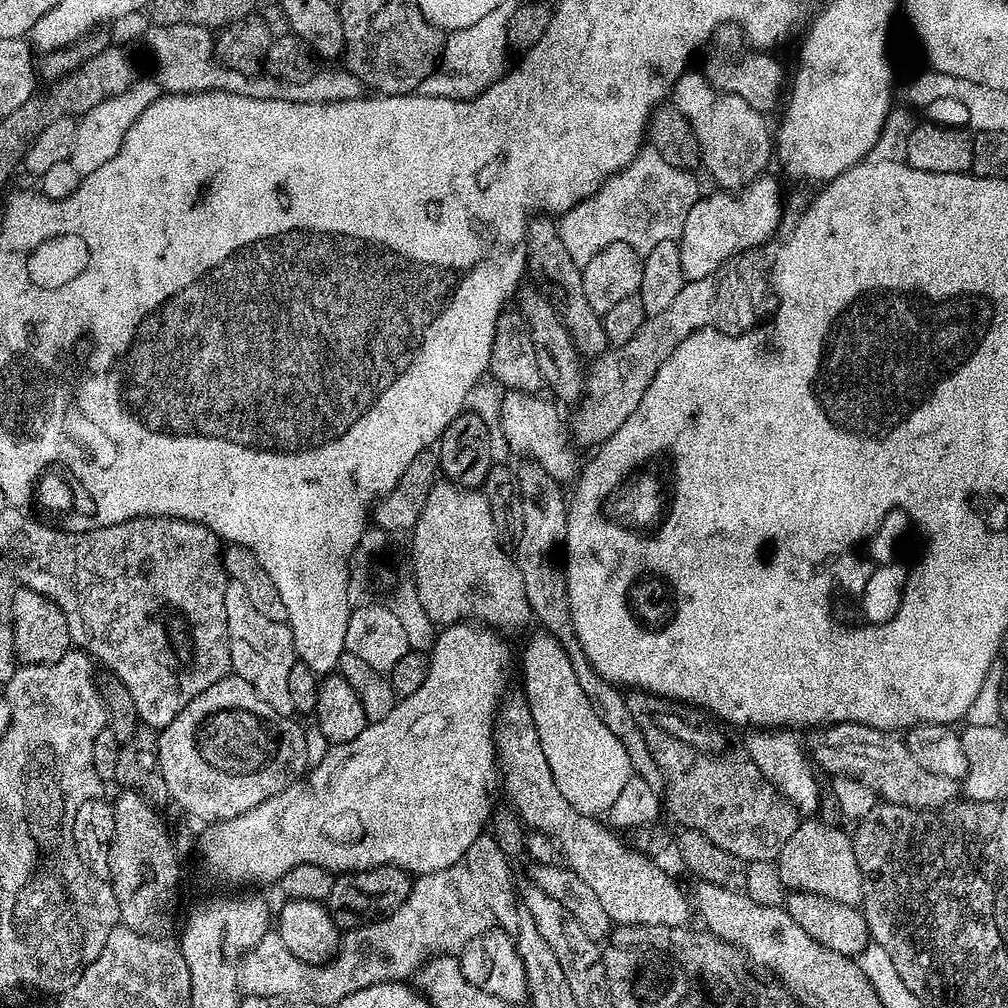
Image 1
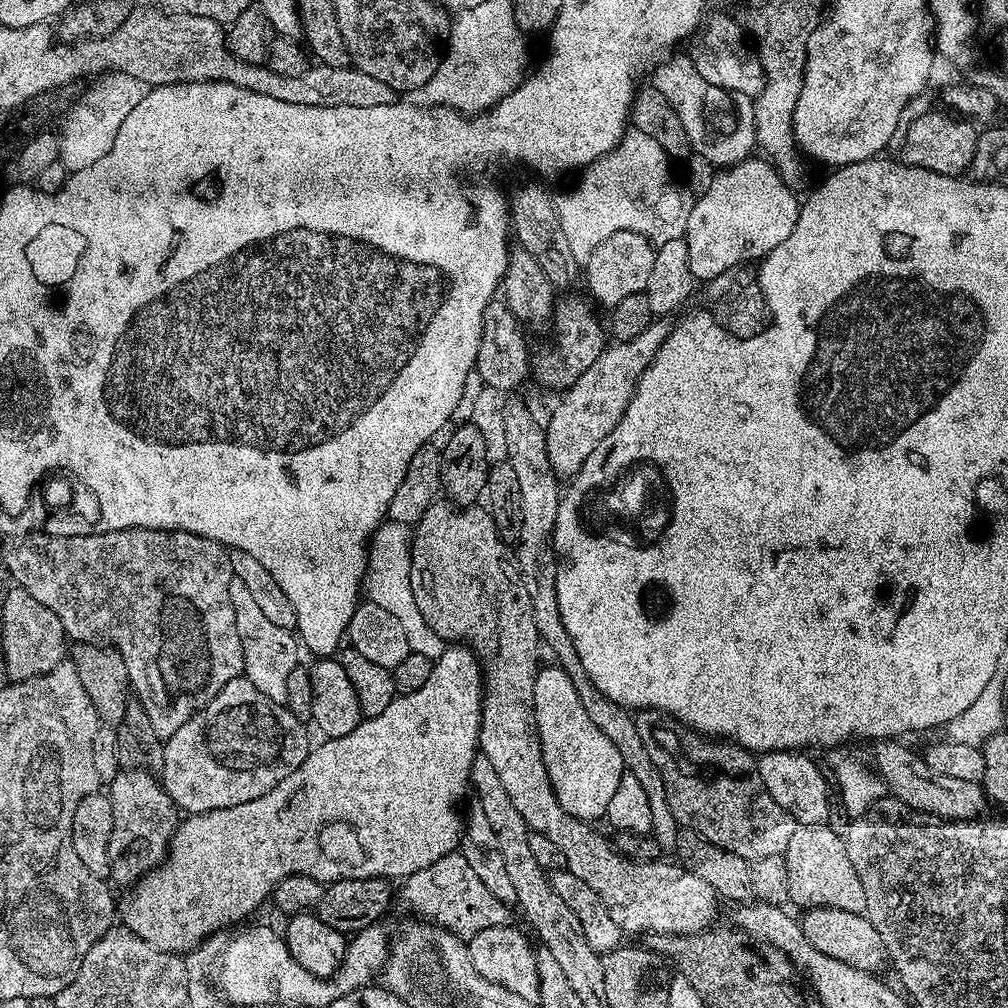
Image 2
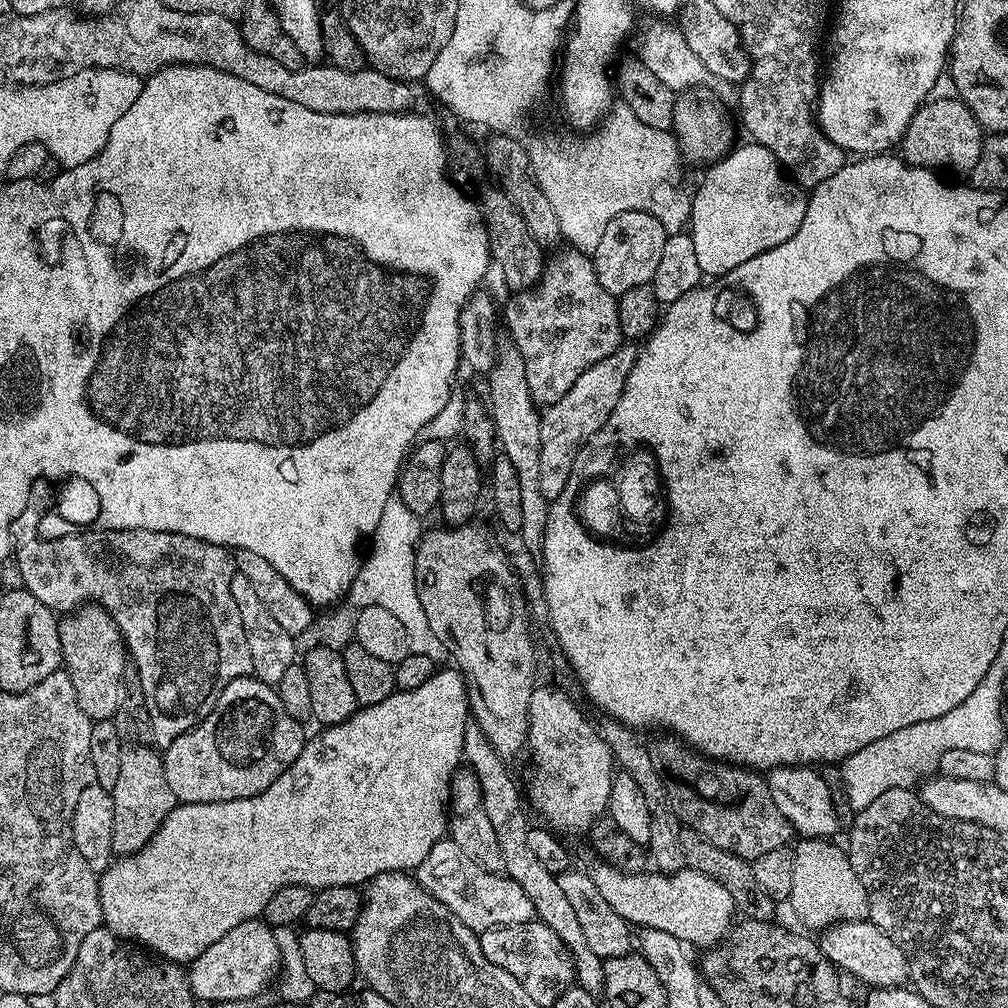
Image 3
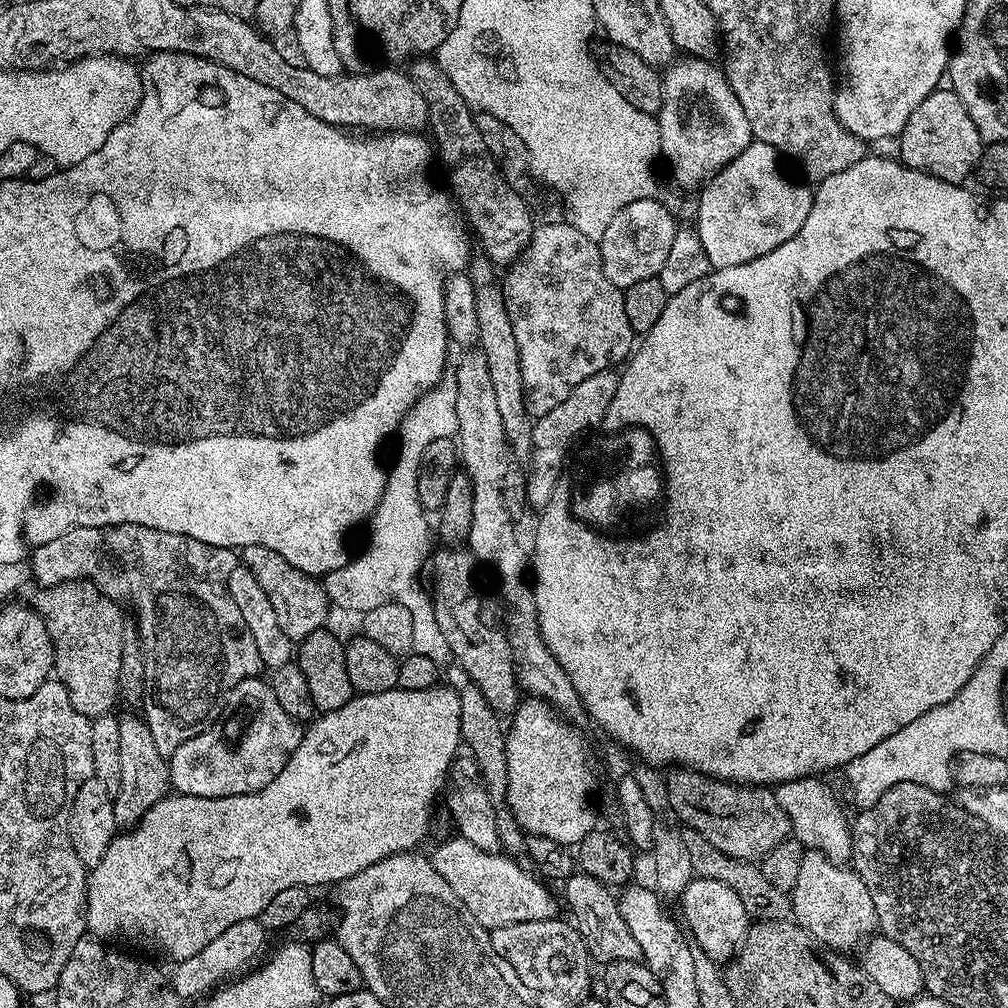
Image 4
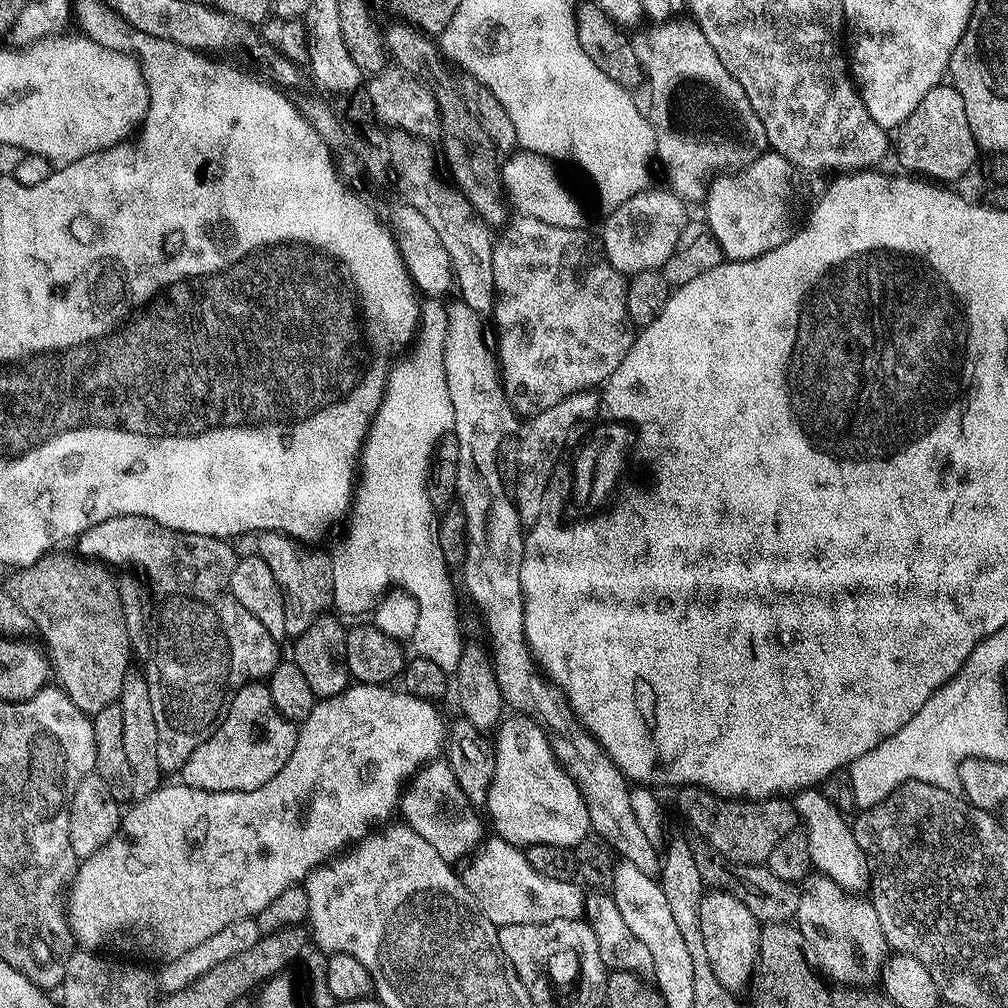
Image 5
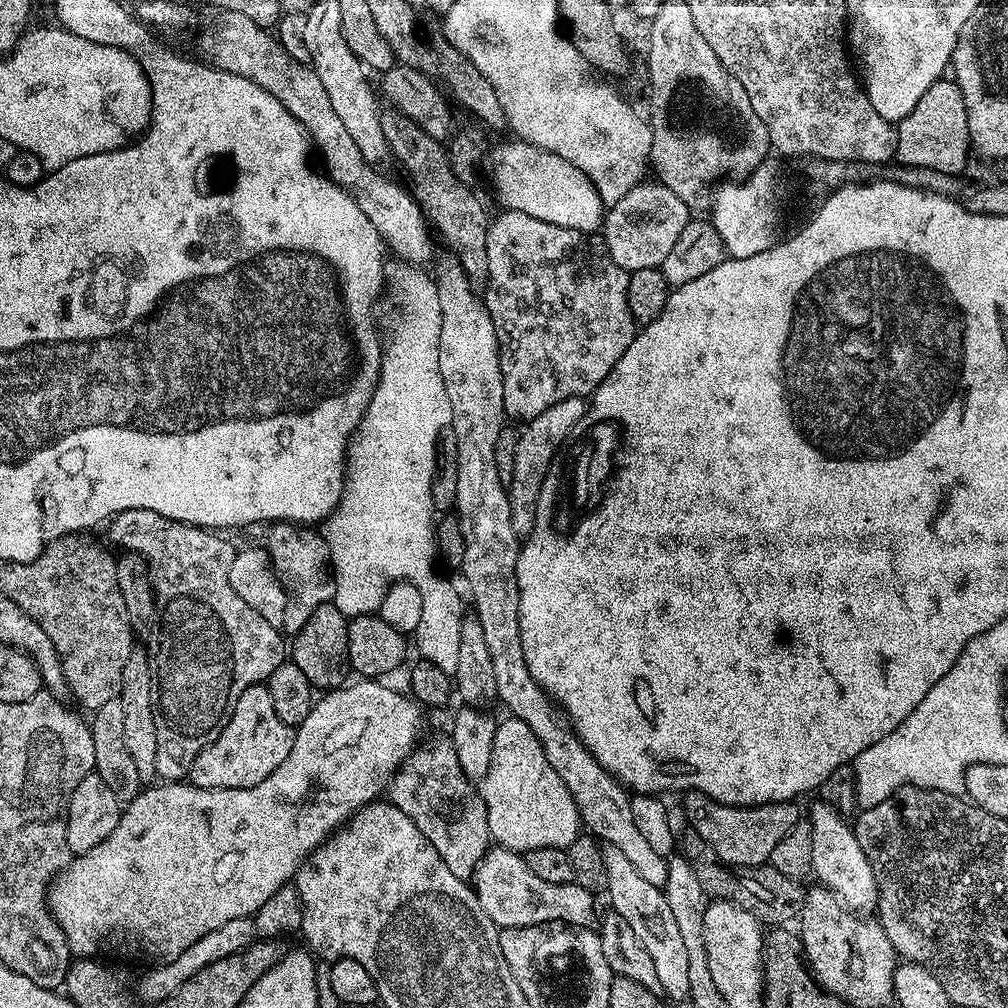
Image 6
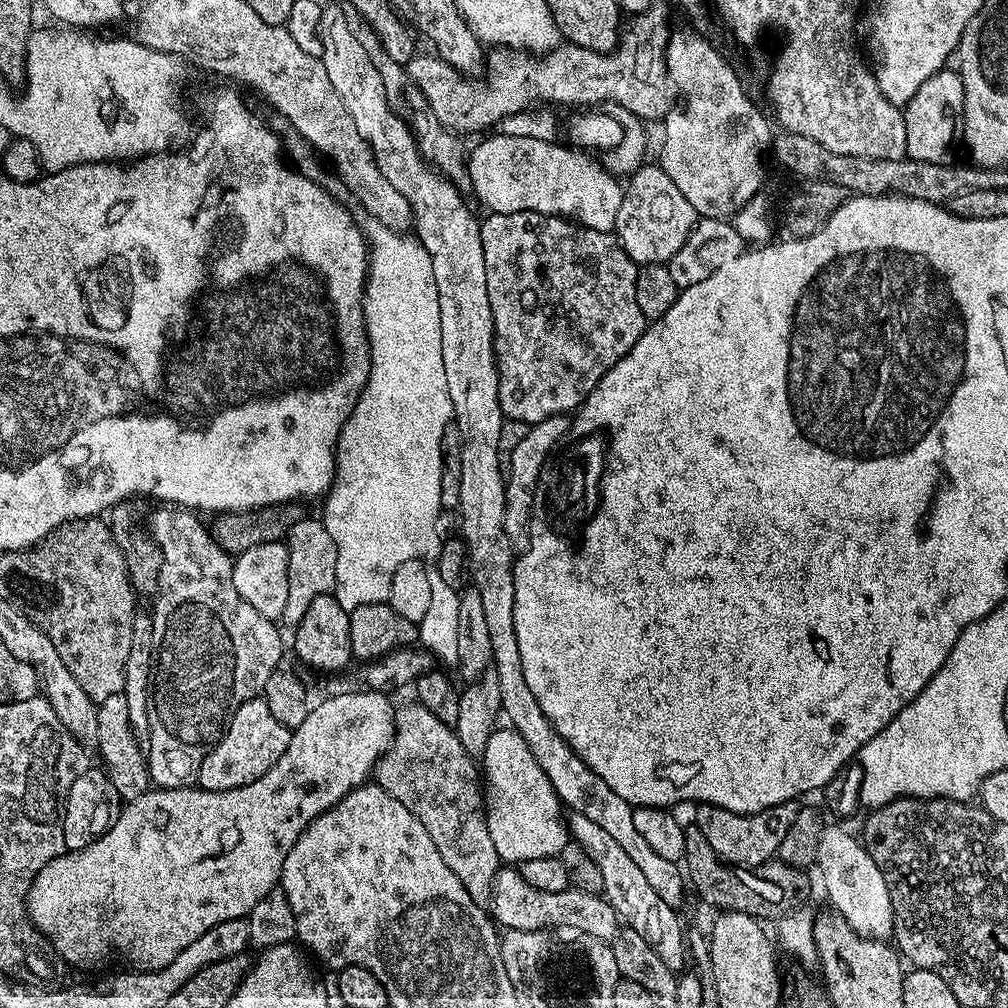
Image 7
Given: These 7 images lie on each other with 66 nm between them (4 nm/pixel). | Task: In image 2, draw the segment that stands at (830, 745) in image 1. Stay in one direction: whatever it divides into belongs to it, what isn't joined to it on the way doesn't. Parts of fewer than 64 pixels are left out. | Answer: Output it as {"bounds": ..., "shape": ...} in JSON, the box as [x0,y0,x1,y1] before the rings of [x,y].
{"bounds":[875,742,990,820],"shape":[[[880,742],[875,745],[875,771],[883,781],[883,787],[906,806],[943,820],[974,820],[985,815],[984,807],[990,801],[984,791],[983,783],[966,782],[963,778],[946,778],[934,774],[904,745],[904,742]]]}

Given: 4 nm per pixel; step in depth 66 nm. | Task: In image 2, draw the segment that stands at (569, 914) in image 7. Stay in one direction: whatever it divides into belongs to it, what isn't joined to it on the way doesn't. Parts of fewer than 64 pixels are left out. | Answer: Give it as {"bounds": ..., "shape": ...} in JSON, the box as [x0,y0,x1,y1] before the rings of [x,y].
{"bounds":[403,851,509,938],"shape":[[[459,851],[438,858],[426,870],[418,870],[403,881],[404,896],[412,903],[417,917],[434,918],[435,923],[461,938],[470,938],[475,932],[493,928],[507,921],[509,905],[490,894],[485,883],[470,870],[470,865]]]}

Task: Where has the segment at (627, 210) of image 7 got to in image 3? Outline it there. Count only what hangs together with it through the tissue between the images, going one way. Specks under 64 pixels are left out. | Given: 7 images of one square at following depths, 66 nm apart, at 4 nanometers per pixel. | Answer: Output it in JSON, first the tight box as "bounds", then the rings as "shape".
{"bounds":[591,212,665,298],"shape":[[[627,212],[611,220],[596,251],[591,253],[592,265],[602,290],[618,298],[626,290],[634,290],[634,286],[651,285],[654,270],[658,270],[658,262],[662,259],[665,239],[663,226],[645,212]]]}

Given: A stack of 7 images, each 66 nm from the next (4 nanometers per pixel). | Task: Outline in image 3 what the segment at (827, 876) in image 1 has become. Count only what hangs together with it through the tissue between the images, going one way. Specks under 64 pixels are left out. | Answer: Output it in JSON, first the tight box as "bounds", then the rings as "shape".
{"bounds":[786,838,869,930],"shape":[[[804,838],[799,842],[800,845],[792,848],[794,874],[786,904],[805,924],[803,927],[823,930],[847,920],[869,919],[868,895],[858,874],[854,874],[854,866],[850,866],[847,851],[828,838]]]}

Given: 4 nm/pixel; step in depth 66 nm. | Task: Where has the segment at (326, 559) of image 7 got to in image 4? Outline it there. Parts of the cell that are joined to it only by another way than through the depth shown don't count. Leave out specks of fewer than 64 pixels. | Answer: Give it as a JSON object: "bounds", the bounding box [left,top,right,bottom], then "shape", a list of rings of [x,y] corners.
{"bounds":[242,544,329,642],"shape":[[[261,544],[242,549],[242,564],[258,578],[262,590],[266,590],[266,598],[270,598],[270,606],[274,606],[274,614],[278,614],[278,626],[282,626],[282,634],[286,634],[286,638],[294,642],[305,640],[329,623],[328,592],[317,577],[299,572],[294,566],[290,566],[290,562],[274,554],[274,550]]]}

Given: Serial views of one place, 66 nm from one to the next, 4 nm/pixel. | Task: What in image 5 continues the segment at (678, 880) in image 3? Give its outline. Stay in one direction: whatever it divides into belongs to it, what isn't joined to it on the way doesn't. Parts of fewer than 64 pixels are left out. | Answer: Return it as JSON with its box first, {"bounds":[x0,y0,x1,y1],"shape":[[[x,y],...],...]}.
{"bounds":[700,890,760,993],"shape":[[[719,890],[705,891],[700,897],[700,925],[702,943],[706,945],[706,958],[710,961],[710,970],[718,977],[718,982],[732,993],[739,993],[752,977],[752,967],[756,965],[756,955],[760,945],[760,929],[756,916],[742,906],[740,899],[730,892]]]}

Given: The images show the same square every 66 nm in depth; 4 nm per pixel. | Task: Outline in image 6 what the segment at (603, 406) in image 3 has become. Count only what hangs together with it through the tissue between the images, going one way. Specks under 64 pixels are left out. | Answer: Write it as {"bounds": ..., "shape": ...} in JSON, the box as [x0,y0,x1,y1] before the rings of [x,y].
{"bounds":[506,396,585,538],"shape":[[[575,396],[566,398],[566,402],[558,402],[558,406],[550,406],[550,410],[542,410],[542,414],[527,421],[519,429],[514,450],[514,473],[511,475],[511,482],[506,486],[511,524],[517,536],[526,538],[537,527],[538,504],[550,464],[556,456],[556,451],[565,447],[572,427],[585,419],[585,416],[585,397]]]}

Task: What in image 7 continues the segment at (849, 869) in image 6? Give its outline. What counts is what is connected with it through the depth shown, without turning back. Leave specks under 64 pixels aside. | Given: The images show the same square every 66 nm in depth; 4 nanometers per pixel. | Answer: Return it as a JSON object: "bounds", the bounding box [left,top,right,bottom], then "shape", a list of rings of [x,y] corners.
{"bounds":[816,827,896,941],"shape":[[[825,827],[818,842],[816,864],[824,879],[824,892],[832,903],[829,905],[835,912],[861,936],[887,941],[896,927],[894,906],[886,878],[882,878],[882,870],[878,870],[874,858],[870,858],[863,843],[857,837],[855,840],[844,828]]]}

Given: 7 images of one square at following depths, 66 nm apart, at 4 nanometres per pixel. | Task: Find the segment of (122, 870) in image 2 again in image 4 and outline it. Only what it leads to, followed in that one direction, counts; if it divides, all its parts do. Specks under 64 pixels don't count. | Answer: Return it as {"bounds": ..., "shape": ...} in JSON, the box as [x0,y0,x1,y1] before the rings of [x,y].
{"bounds":[114,715,169,830],"shape":[[[121,715],[118,730],[121,732],[122,782],[114,793],[114,818],[121,829],[128,830],[139,823],[152,806],[169,795],[168,760],[158,754],[154,734],[150,734],[148,724],[139,715]]]}

